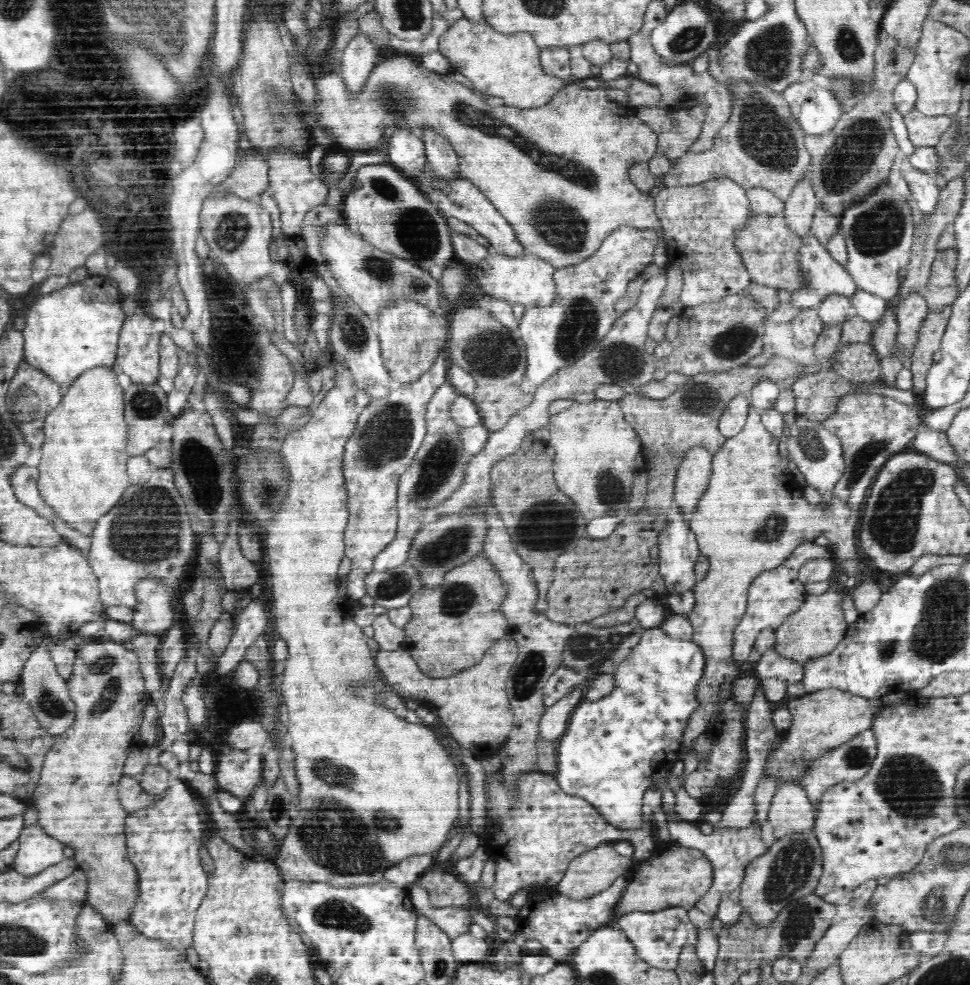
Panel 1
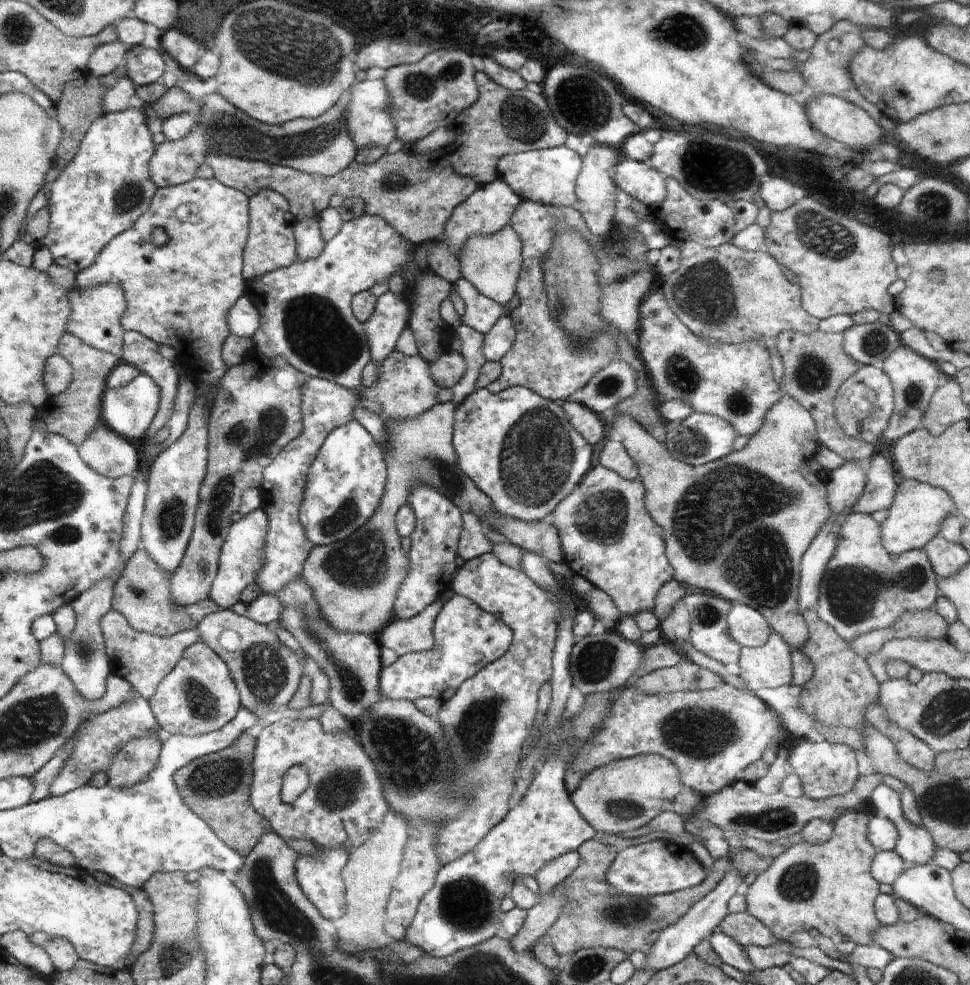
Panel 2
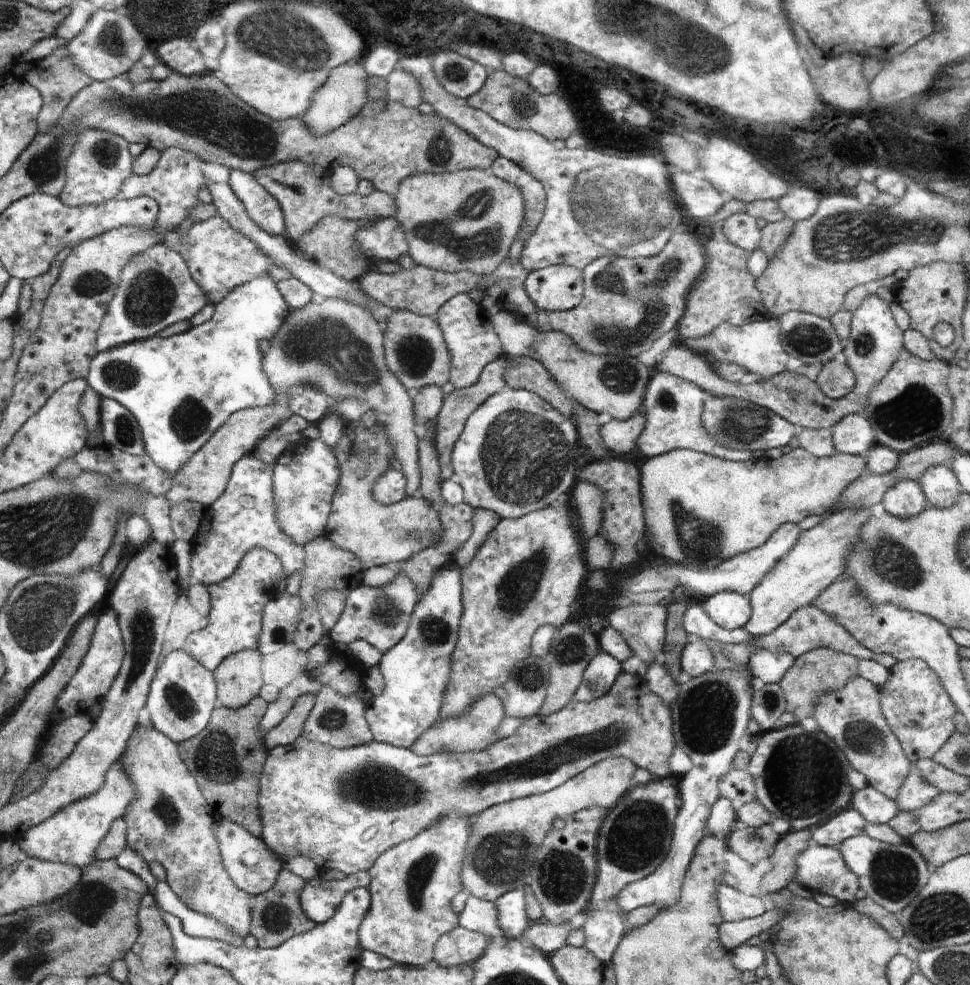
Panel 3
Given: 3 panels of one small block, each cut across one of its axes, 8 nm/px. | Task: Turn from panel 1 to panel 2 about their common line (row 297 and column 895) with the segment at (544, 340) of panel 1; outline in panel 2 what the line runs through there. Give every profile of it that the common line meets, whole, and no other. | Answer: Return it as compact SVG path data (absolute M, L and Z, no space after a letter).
M853 512L846 516L840 528L838 546L826 566L817 600L818 618L831 626L836 634L848 643L860 634L894 625L904 613L932 608L939 600L936 573L932 570L931 560L923 549L912 549L902 554L891 555L883 543L883 527L880 523L869 514Z

